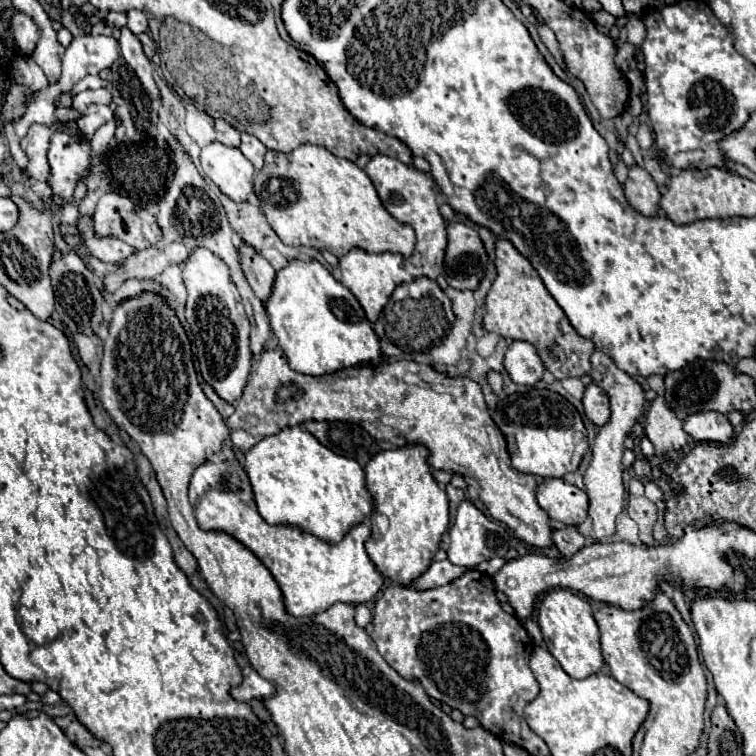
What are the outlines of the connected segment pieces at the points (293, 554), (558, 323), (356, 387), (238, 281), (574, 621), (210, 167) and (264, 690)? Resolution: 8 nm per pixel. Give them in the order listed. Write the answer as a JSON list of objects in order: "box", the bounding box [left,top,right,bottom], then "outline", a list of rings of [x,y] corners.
[{"box":[189,459,385,617],"outline":[[[233,459],[233,461],[205,461],[203,465],[199,465],[191,477],[189,483],[189,501],[193,505],[193,511],[197,511],[197,523],[201,529],[205,531],[225,531],[227,535],[231,535],[233,539],[237,539],[241,545],[245,545],[267,569],[269,573],[275,577],[281,593],[283,593],[283,601],[285,601],[285,609],[289,615],[293,617],[305,617],[305,615],[317,615],[323,613],[325,609],[329,609],[333,603],[343,601],[343,603],[367,603],[373,601],[373,597],[379,593],[379,589],[383,587],[385,577],[379,573],[379,569],[375,569],[373,561],[369,559],[367,551],[365,551],[365,543],[371,537],[371,527],[369,521],[363,521],[359,525],[355,525],[345,539],[339,545],[327,545],[325,541],[297,529],[297,527],[281,527],[281,525],[269,525],[257,511],[257,505],[253,499],[245,497],[245,481],[247,481],[247,471],[243,469],[243,465]]]},{"box":[483,239,595,379],"outline":[[[497,239],[495,243],[495,271],[497,275],[485,299],[483,329],[505,339],[511,337],[535,345],[545,369],[551,371],[555,379],[583,377],[589,371],[589,357],[595,351],[593,341],[581,337],[571,327],[563,309],[549,295],[537,271],[507,239]]]},{"box":[227,349,551,547],"outline":[[[281,349],[263,351],[257,367],[251,371],[249,383],[243,391],[243,397],[237,403],[235,413],[227,419],[227,427],[243,429],[253,437],[275,435],[281,429],[301,425],[305,421],[351,421],[361,425],[371,437],[379,441],[393,443],[397,447],[421,443],[429,449],[429,465],[435,469],[443,469],[447,473],[463,475],[467,485],[479,491],[479,499],[489,509],[491,517],[505,523],[515,531],[519,539],[535,547],[551,547],[551,521],[547,513],[535,501],[535,485],[537,477],[519,473],[511,467],[511,459],[507,453],[507,443],[487,413],[487,405],[483,401],[481,387],[469,377],[449,377],[447,373],[435,371],[431,365],[421,365],[415,361],[395,361],[395,363],[379,363],[379,365],[355,365],[329,375],[309,377],[289,369],[287,359]]]},{"box":[105,137,271,343],"outline":[[[171,137],[169,147],[173,151],[173,173],[171,173],[171,183],[167,185],[167,191],[163,195],[163,199],[159,201],[159,215],[157,215],[157,225],[161,229],[161,239],[151,245],[145,251],[137,251],[133,257],[129,257],[121,267],[117,267],[115,273],[105,277],[105,289],[107,291],[115,291],[125,279],[137,277],[137,279],[155,279],[159,277],[167,267],[171,265],[183,265],[183,261],[189,257],[189,253],[193,251],[193,247],[203,245],[207,249],[211,249],[215,255],[219,255],[231,269],[231,277],[233,283],[237,285],[241,297],[243,297],[243,305],[245,305],[245,313],[251,321],[251,343],[265,343],[267,337],[271,335],[269,331],[269,323],[267,323],[267,315],[263,309],[263,303],[255,297],[255,293],[251,293],[251,287],[247,285],[247,279],[243,277],[241,265],[237,261],[237,249],[231,243],[231,225],[227,221],[225,209],[219,201],[219,197],[215,197],[215,193],[211,191],[209,183],[199,175],[197,167],[193,165],[191,157],[183,151],[183,147],[179,145],[177,137]]]},{"box":[537,589,603,679],"outline":[[[553,589],[549,591],[537,613],[539,627],[543,631],[543,639],[551,655],[561,663],[563,671],[573,679],[585,679],[603,667],[603,655],[601,655],[601,633],[593,619],[593,609],[589,601],[581,599],[577,593],[567,589]]]},{"box":[201,141,255,201],"outline":[[[213,141],[201,149],[201,167],[233,201],[245,201],[253,193],[255,167],[239,149]]]},{"box":[231,665,275,703],"outline":[[[247,665],[247,667],[243,667],[241,685],[237,689],[233,689],[231,695],[233,695],[233,699],[245,701],[245,703],[249,703],[251,699],[263,701],[263,699],[275,695],[275,687],[269,681],[265,681],[263,677],[259,677],[259,673],[253,667]]]}]

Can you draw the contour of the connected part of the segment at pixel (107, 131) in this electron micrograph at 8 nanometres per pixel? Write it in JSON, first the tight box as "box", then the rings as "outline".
{"box":[91,119,121,155],"outline":[[[113,119],[113,121],[101,125],[101,127],[95,131],[95,135],[91,137],[91,151],[93,151],[93,155],[99,155],[99,153],[103,153],[103,151],[107,149],[107,145],[109,145],[109,141],[113,139],[115,129],[119,127],[119,123],[121,123],[119,119]]]}

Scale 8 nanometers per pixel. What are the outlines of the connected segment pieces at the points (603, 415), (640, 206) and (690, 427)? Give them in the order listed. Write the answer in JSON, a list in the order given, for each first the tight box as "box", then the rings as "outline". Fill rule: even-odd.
[{"box":[583,383,609,427],"outline":[[[591,383],[583,395],[583,409],[585,409],[585,415],[591,423],[595,423],[597,427],[603,427],[609,421],[609,397],[607,397],[607,393],[601,387]]]},{"box":[623,163,659,215],"outline":[[[637,163],[629,167],[629,177],[623,185],[627,201],[643,215],[657,215],[659,213],[659,189],[653,177],[639,167]]]},{"box":[683,411,733,443],"outline":[[[699,411],[689,415],[683,421],[685,433],[689,433],[695,441],[713,441],[713,443],[729,443],[733,437],[733,427],[723,413],[717,411]]]}]

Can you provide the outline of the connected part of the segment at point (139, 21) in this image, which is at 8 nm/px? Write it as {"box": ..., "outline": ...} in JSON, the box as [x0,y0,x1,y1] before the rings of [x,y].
{"box":[127,9,147,35],"outline":[[[135,9],[129,11],[129,13],[127,13],[127,19],[129,19],[127,27],[129,27],[135,35],[147,31],[147,19],[145,19],[145,15],[143,15],[141,11],[135,11]]]}

